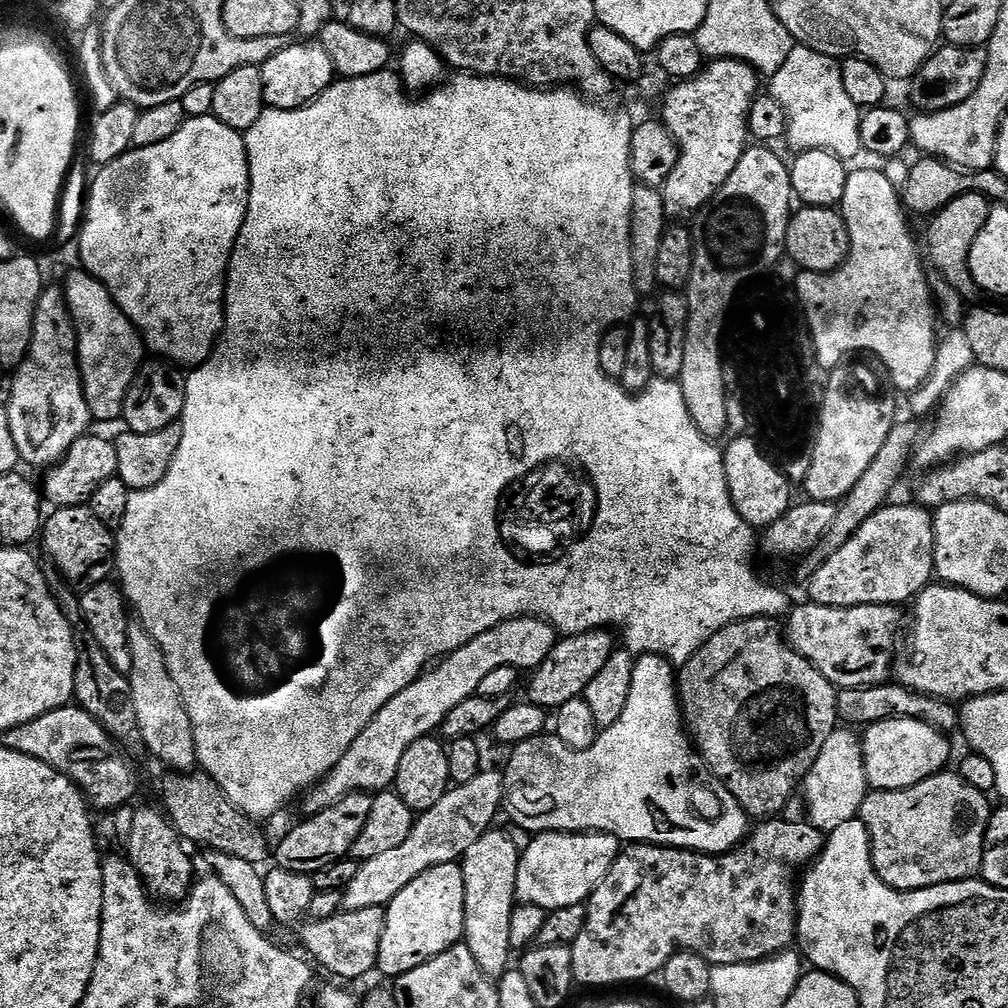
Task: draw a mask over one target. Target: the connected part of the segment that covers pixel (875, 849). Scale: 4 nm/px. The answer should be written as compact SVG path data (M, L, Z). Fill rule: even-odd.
M941 770L902 788L884 786L869 791L864 797L859 817L864 821L872 843L872 865L880 881L894 890L913 892L933 888L946 882L973 879L980 872L988 820L994 808L988 805L989 797L985 793L968 784L955 771L948 771Z

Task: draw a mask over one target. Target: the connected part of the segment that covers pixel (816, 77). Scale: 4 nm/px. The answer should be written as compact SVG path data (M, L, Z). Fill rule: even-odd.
M793 47L790 58L782 62L782 66L771 77L771 80L771 95L776 96L782 102L782 106L788 110L787 143L792 143L796 150L824 148L827 152L840 154L843 153L842 150L847 146L848 140L859 141L862 110L850 98L848 88L842 82L840 64L833 57L816 52L812 48Z

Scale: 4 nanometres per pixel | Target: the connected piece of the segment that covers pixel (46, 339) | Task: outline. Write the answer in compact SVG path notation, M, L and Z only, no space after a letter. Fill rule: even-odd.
M45 287L36 307L36 317L32 327L32 341L26 358L15 369L12 380L12 393L8 396L6 411L10 422L10 434L14 434L14 446L21 461L33 464L39 470L47 470L59 462L78 438L89 435L93 427L92 411L86 402L84 383L80 381L80 362L76 359L76 324L68 312L63 287Z

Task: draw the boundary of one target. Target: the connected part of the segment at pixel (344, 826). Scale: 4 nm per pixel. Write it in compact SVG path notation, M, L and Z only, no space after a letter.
M351 792L349 796L342 796L331 801L321 812L313 814L309 820L296 824L280 840L280 845L275 845L275 867L285 868L291 872L311 874L322 870L327 864L334 864L343 860L352 851L352 843L362 834L362 826L366 826L366 818L370 818L372 796L367 792Z

